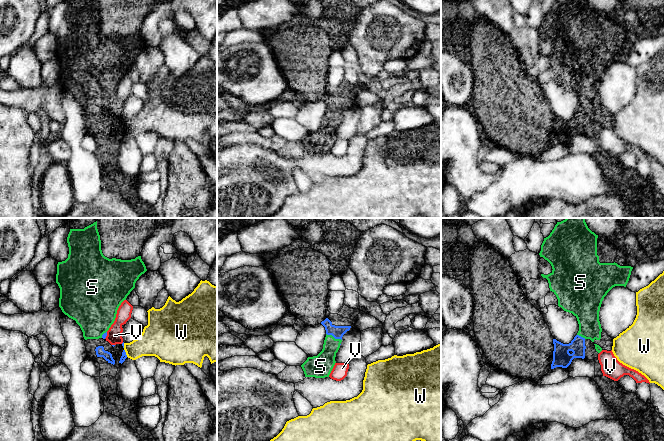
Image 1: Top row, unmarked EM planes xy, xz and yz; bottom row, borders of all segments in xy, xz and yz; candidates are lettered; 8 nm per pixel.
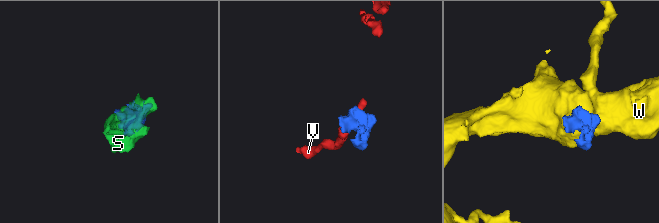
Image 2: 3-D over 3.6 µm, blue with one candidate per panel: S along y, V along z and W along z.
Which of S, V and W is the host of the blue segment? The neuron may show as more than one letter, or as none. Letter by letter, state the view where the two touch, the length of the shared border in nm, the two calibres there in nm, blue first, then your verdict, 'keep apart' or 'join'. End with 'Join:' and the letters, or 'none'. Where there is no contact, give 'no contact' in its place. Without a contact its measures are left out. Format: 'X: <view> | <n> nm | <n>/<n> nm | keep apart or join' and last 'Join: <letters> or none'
S: xz | 140 nm | 100/180 nm | join
V: xy | 60 nm | 40/130 nm | keep apart
W: xy | 70 nm | 50/240 nm | keep apart
Join: S

